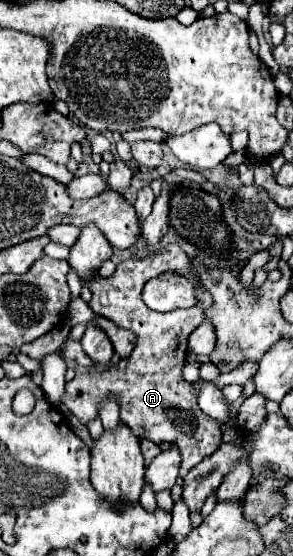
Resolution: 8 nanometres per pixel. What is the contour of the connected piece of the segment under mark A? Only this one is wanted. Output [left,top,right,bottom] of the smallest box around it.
[64,245,222,477]

